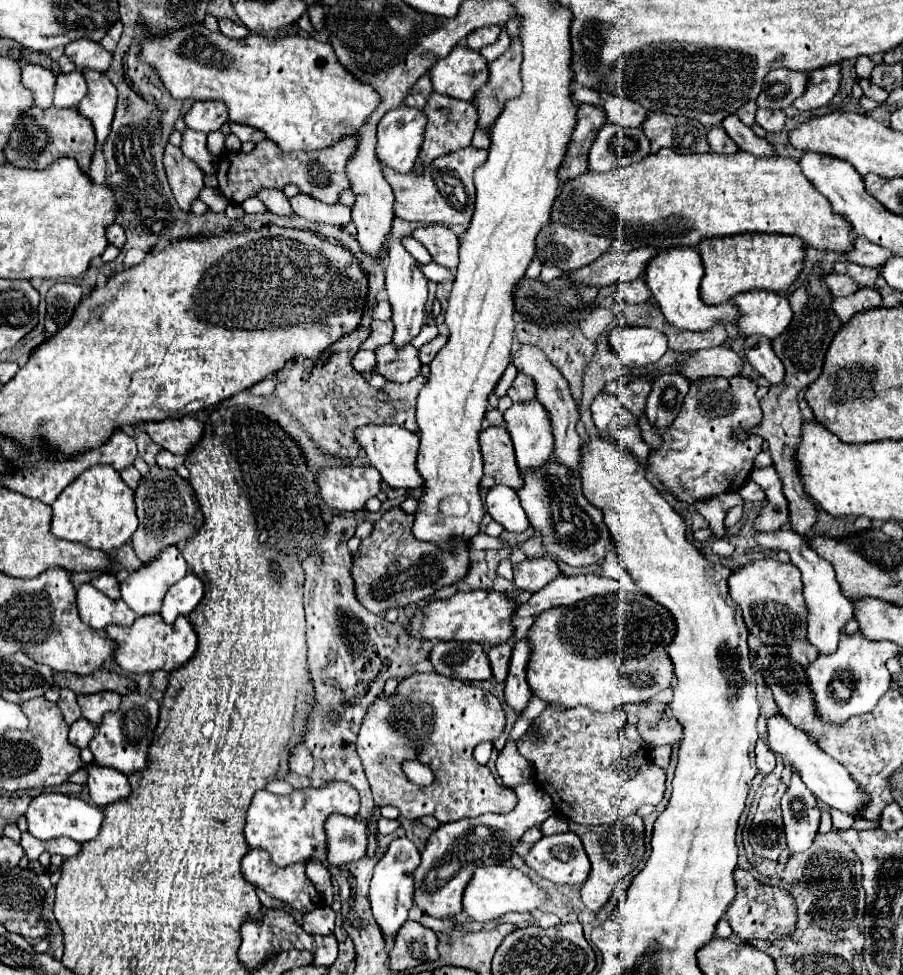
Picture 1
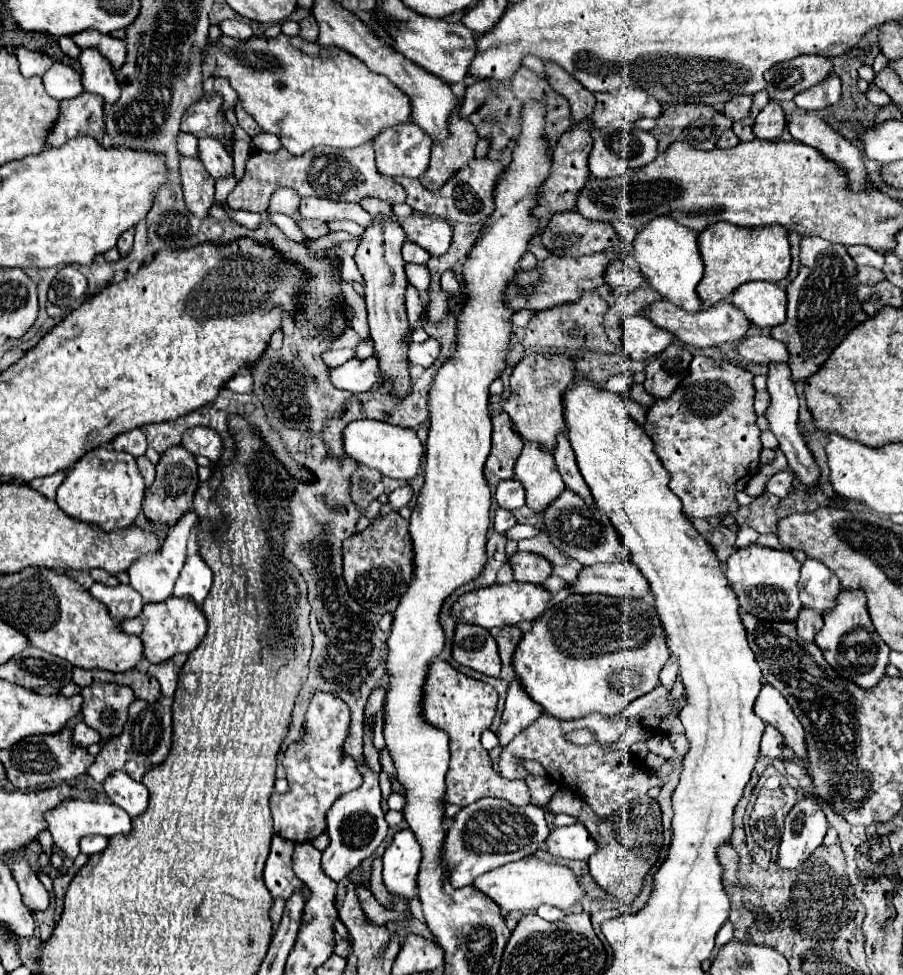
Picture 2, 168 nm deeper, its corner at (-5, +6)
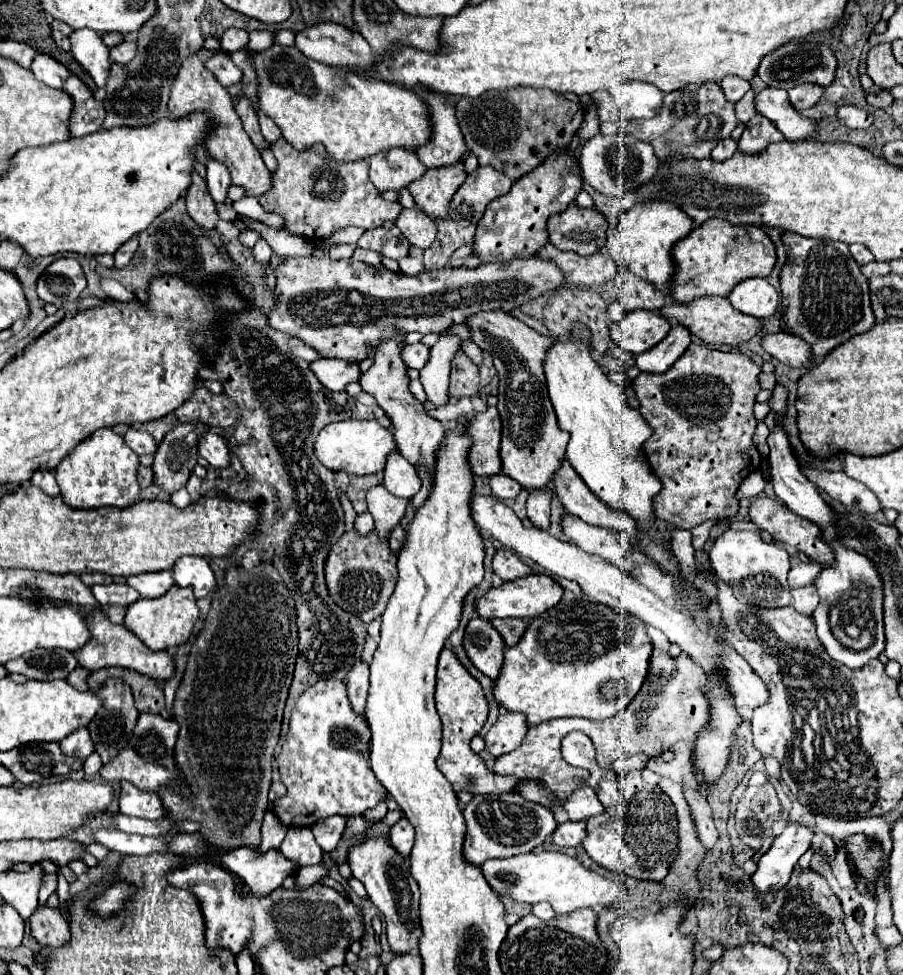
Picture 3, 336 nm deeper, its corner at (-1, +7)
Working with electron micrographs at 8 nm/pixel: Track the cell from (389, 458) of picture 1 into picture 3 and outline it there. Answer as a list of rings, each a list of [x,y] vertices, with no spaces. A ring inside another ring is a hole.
[[[338,421],[326,425],[316,441],[314,441],[314,453],[316,459],[328,467],[330,471],[346,471],[348,475],[370,475],[376,471],[382,471],[386,465],[386,455],[396,449],[394,437],[388,429],[384,429],[376,421]]]

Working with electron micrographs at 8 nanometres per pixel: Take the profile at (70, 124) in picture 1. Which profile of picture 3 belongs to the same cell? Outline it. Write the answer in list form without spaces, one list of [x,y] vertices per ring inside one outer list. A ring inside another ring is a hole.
[[[70,75],[68,81],[64,81],[62,89],[74,99],[74,111],[70,117],[70,135],[84,137],[94,131],[100,131],[106,111],[104,105],[94,99],[92,91],[76,75]]]

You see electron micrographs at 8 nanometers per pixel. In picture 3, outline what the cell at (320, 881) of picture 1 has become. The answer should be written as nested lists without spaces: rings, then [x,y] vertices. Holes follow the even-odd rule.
[[[332,815],[332,817],[326,817],[326,819],[312,825],[312,833],[316,837],[316,843],[326,853],[336,847],[344,829],[346,829],[346,817],[344,815]]]

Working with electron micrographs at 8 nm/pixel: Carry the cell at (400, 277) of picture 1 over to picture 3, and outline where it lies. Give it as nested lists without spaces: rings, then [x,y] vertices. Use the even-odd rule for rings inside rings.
[[[402,257],[402,259],[398,259],[398,265],[400,265],[400,271],[406,275],[416,275],[416,273],[424,271],[422,259],[416,259],[416,257]]]

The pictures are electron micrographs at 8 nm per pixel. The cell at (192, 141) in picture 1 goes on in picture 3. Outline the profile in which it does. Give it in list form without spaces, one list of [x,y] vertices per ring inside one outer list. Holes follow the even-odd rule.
[[[210,161],[208,163],[208,189],[210,189],[210,195],[216,203],[226,203],[226,197],[228,197],[228,187],[232,185],[230,181],[230,173],[228,169],[218,163],[218,161]]]

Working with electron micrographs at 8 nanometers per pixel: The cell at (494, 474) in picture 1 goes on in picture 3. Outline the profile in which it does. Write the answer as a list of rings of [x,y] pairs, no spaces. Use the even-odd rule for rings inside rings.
[[[488,407],[484,413],[476,413],[466,433],[472,437],[472,447],[468,451],[468,465],[474,475],[492,477],[500,473],[500,417],[496,407]]]

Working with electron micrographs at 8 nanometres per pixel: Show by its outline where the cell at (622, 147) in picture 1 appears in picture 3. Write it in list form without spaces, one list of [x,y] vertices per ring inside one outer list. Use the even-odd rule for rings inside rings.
[[[594,135],[588,139],[580,151],[580,169],[582,177],[588,185],[592,185],[598,193],[610,197],[622,197],[628,191],[634,191],[640,185],[646,185],[656,175],[660,161],[654,155],[654,149],[644,143],[636,141],[628,135]]]

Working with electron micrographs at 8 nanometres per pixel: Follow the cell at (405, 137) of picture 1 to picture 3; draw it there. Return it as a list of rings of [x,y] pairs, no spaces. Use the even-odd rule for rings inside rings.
[[[390,149],[370,159],[370,181],[378,191],[400,191],[426,173],[424,163],[406,149]]]

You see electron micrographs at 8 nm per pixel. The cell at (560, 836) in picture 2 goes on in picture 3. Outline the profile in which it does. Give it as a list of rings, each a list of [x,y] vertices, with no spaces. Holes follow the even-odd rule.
[[[566,821],[556,827],[554,831],[554,843],[558,847],[576,847],[582,843],[586,835],[586,823],[584,821]]]

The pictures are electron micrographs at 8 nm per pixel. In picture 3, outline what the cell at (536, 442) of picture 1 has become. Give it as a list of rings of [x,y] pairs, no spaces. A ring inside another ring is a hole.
[[[546,487],[530,491],[526,509],[528,509],[528,519],[536,529],[542,531],[550,529],[550,493],[546,491]]]

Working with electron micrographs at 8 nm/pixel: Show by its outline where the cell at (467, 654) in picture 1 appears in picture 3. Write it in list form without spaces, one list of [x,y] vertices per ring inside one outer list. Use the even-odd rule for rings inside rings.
[[[474,617],[470,619],[464,635],[464,649],[472,663],[490,679],[496,679],[504,663],[504,639],[490,625],[490,621]]]

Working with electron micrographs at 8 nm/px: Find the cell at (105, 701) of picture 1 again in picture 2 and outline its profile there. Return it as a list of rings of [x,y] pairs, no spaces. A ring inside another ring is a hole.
[[[94,682],[82,688],[82,698],[84,722],[92,726],[102,740],[122,732],[128,718],[128,706],[134,700],[134,694],[128,686]]]

